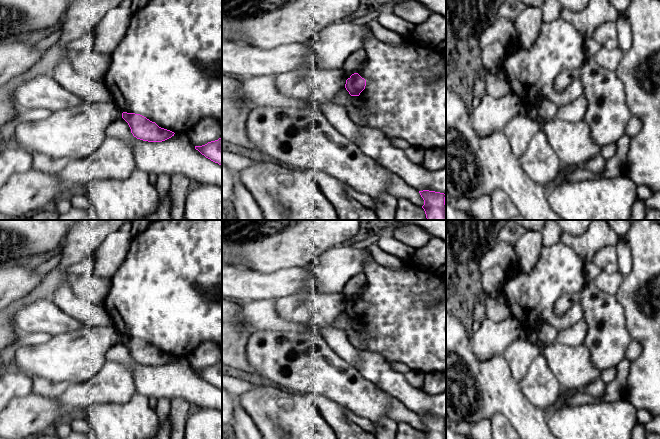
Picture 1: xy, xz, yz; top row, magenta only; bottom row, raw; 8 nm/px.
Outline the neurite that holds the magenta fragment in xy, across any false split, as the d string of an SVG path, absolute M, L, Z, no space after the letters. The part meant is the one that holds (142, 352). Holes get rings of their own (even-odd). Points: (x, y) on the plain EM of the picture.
M123 336L122 342L128 347L133 360L143 365L162 366L175 358L140 338Z

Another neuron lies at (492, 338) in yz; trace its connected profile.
M513 316L501 322L485 319L471 335L470 343L478 360L485 361L495 355L503 355L509 345L520 338L521 323Z

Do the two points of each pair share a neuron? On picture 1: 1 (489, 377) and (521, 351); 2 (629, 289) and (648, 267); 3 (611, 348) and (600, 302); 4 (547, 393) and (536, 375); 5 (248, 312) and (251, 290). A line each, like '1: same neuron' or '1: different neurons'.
1: different neurons
2: same neuron
3: same neuron
4: same neuron
5: different neurons

